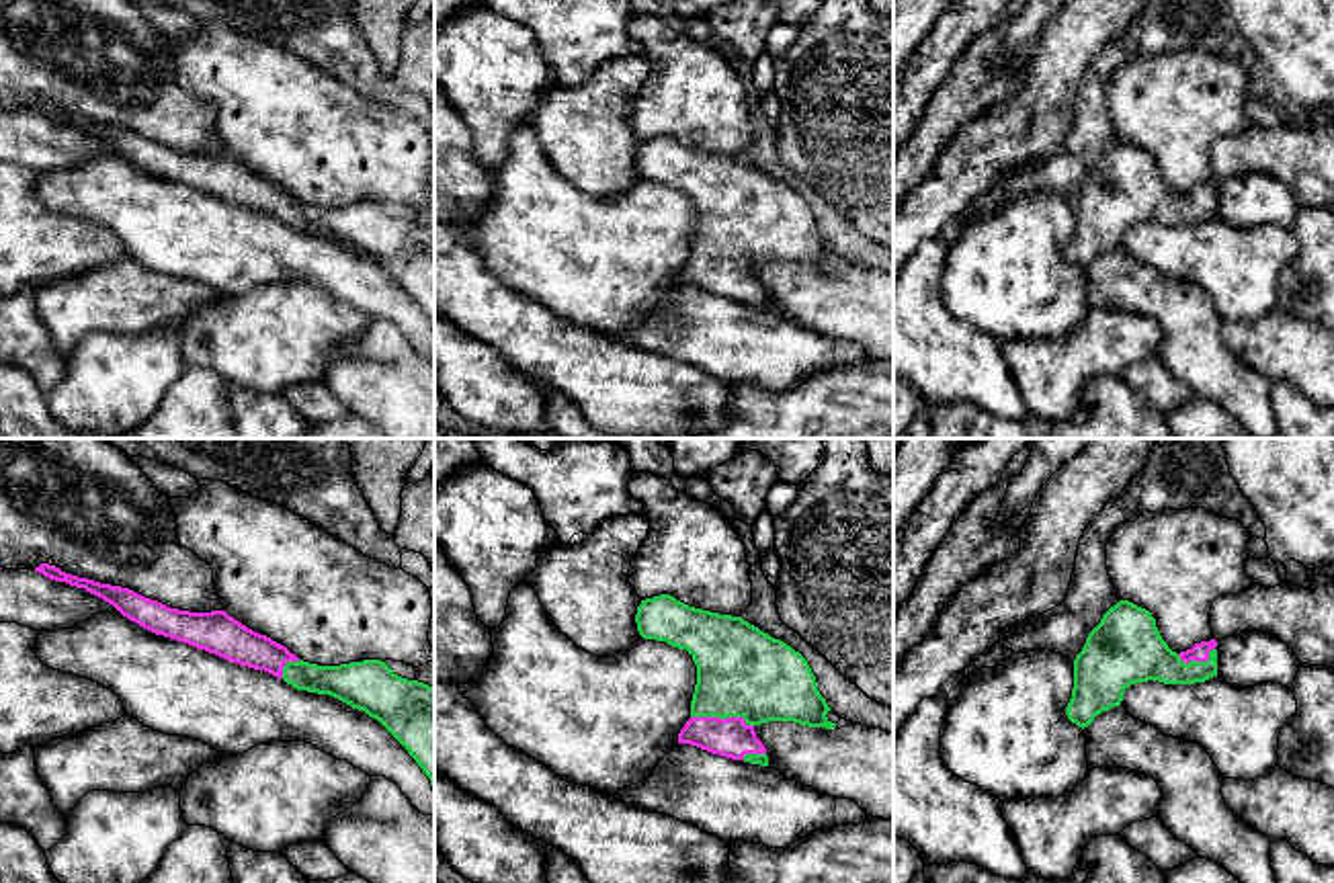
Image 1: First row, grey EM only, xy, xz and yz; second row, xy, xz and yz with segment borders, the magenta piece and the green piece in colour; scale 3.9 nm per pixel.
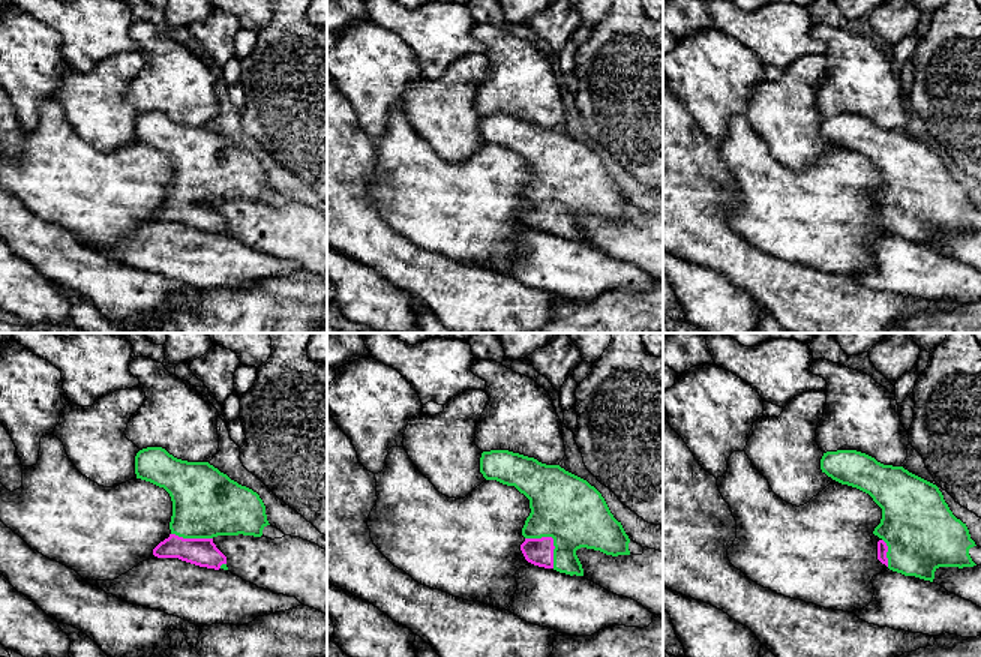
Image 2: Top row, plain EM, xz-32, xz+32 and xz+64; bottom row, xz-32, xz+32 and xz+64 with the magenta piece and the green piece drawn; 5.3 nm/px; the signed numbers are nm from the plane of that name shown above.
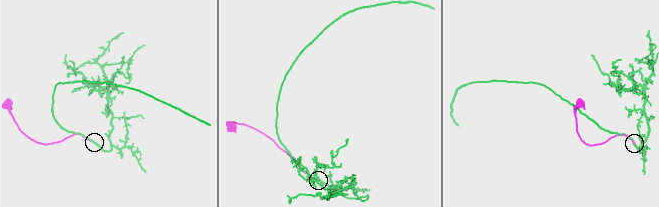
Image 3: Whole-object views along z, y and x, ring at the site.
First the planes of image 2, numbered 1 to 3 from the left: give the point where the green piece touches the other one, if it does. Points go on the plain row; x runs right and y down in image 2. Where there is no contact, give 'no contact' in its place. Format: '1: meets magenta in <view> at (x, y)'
1: meets magenta in xz-32 at (192, 203)
2: meets magenta in xz+32 at (552, 204)
3: meets magenta in xz+64 at (887, 215)

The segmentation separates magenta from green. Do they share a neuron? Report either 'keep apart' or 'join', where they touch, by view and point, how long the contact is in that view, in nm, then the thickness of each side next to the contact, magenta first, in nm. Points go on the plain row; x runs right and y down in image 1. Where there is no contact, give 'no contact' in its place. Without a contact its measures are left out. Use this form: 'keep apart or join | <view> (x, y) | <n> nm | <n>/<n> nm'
join | xz (722, 261) | 260 nm | 160/360 nm

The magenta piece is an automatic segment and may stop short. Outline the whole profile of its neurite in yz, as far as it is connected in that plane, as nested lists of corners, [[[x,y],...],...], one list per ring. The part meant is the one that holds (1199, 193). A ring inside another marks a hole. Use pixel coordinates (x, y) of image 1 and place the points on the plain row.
[[[1119,141],[1088,174],[1074,201],[1074,229],[1066,256],[1088,268],[1096,256],[1119,248],[1125,229],[1137,223],[1195,225],[1217,217],[1217,182],[1172,193],[1150,152]]]

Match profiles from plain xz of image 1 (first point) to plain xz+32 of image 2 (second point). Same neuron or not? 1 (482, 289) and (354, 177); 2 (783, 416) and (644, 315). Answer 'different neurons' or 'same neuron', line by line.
1: same neuron
2: same neuron

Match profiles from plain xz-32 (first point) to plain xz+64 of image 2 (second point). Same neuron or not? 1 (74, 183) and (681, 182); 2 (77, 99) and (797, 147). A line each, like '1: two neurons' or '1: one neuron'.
1: two neurons
2: one neuron

